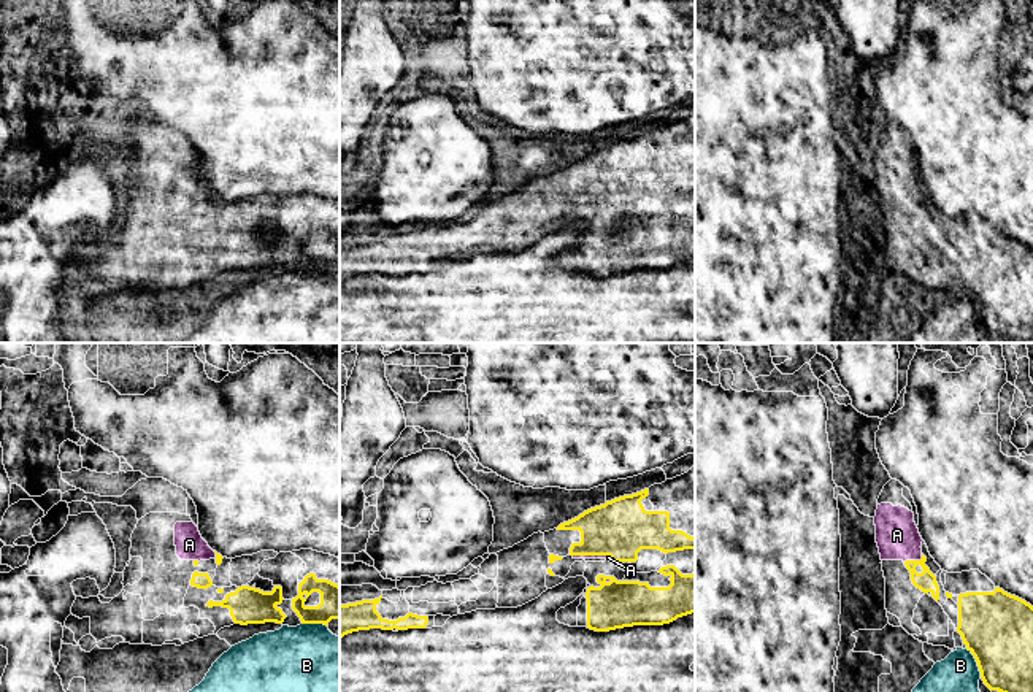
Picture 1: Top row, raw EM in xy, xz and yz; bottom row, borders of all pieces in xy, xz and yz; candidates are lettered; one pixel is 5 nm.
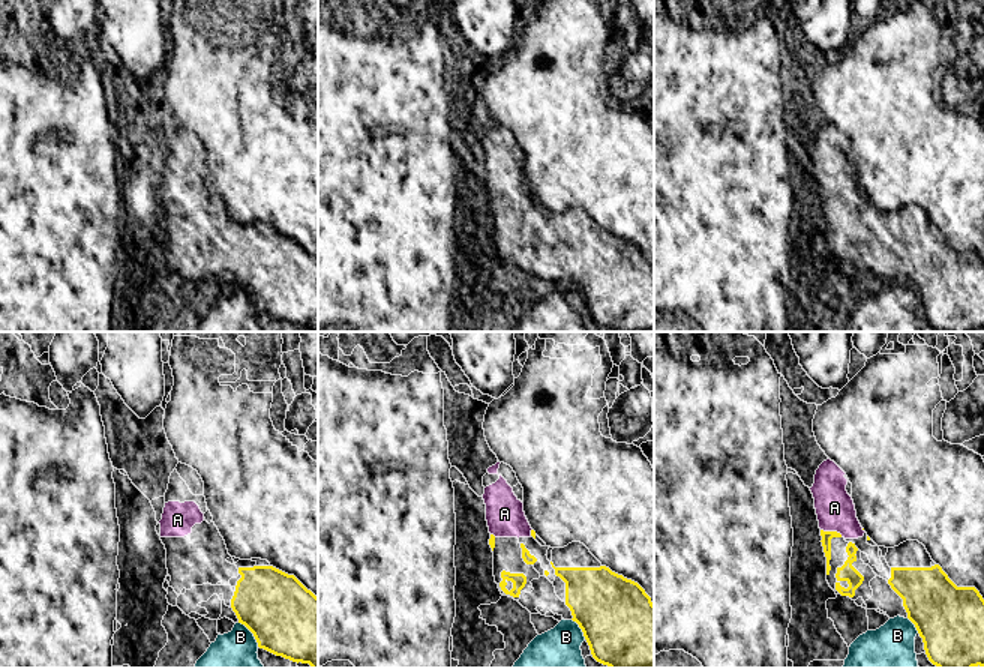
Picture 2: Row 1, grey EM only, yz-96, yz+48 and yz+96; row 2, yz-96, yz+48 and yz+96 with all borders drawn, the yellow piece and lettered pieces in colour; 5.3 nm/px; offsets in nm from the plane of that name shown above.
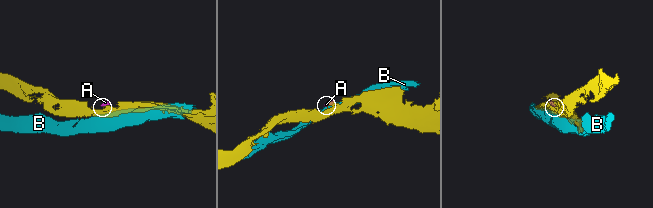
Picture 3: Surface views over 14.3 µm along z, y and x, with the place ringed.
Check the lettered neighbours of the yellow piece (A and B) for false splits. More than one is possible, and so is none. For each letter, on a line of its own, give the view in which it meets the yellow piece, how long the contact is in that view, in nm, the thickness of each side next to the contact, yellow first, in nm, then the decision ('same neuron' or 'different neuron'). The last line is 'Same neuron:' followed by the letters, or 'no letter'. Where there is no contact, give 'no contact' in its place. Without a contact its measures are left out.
A: yz | 100 nm | 100/220 nm | same neuron
B: yz | 170 nm | 360/320 nm | different neuron
Same neuron: A

